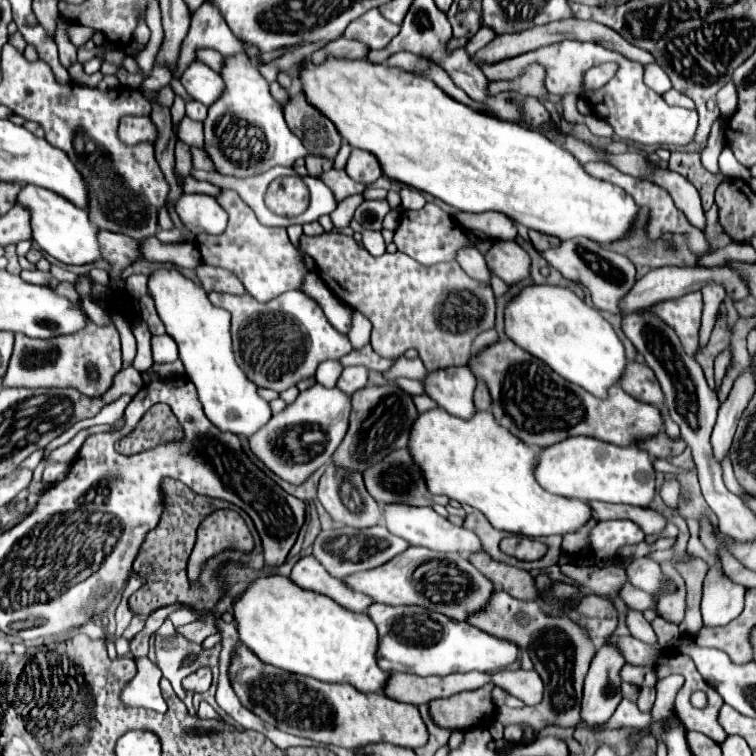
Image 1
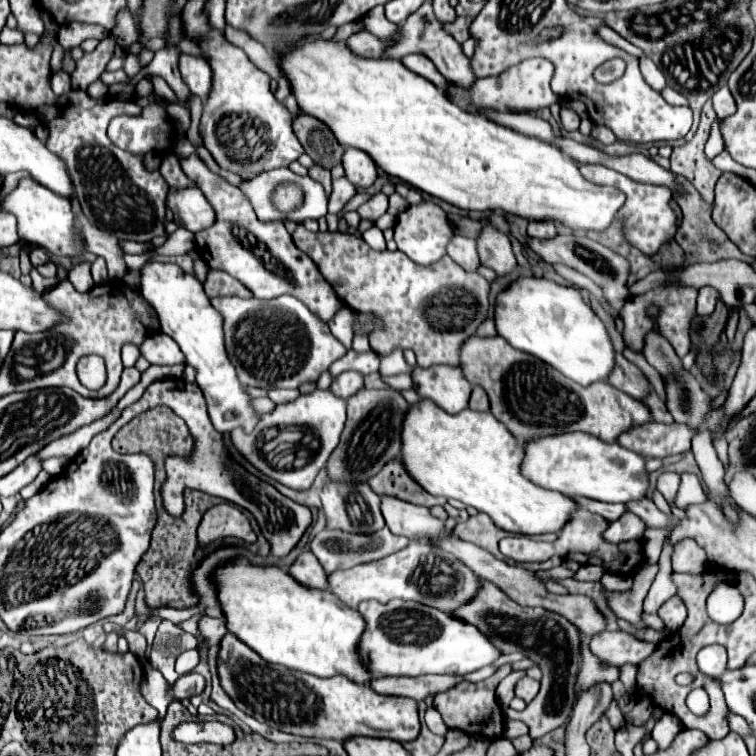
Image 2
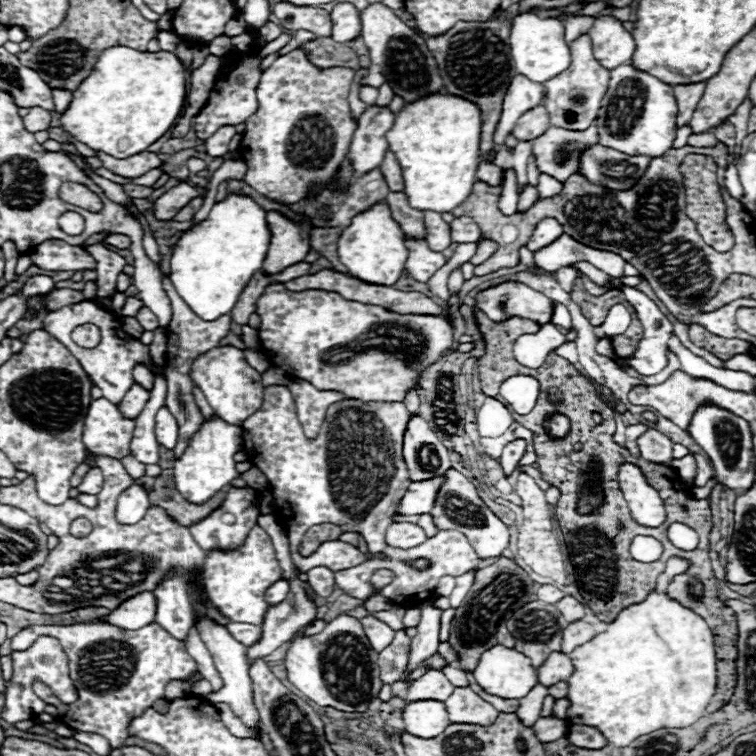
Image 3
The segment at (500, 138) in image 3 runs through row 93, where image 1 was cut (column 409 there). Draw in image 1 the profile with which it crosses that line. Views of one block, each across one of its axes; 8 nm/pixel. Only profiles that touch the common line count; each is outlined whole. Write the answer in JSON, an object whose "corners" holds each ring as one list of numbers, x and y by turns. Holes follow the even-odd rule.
{"corners":[[390,504,384,508,386,528,410,542,412,546,424,546,434,552,458,552,458,554,476,554,480,552,480,538,474,532,468,532,464,526,454,526,450,520,436,514,432,508,416,508,406,504]]}

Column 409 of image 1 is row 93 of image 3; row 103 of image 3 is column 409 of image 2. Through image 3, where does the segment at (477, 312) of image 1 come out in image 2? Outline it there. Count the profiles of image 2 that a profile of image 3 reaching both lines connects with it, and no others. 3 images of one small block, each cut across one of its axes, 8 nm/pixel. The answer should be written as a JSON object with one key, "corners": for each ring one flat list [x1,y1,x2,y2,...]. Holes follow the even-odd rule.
{"corners":[[302,224,292,234,294,244,306,252,338,298,354,312,372,314,382,324,370,334,376,354,388,356,396,348,412,348,420,368,436,364,460,366,460,348,476,334,490,312,490,282,476,272,466,272,444,256,430,266,412,262,400,250,374,252,356,234,308,232]]}

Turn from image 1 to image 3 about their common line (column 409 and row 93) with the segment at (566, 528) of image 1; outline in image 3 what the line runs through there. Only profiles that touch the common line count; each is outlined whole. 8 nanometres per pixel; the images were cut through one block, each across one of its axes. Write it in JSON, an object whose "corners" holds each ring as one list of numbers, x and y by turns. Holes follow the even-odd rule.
{"corners":[[432,94,416,100,414,104,406,104,394,120,392,130,388,130,388,148,398,156,398,164,402,168,404,178,404,194,408,204,416,210,432,210,432,212,452,212,460,206,472,192,476,182,476,168,480,162,480,110,476,104,470,104,464,98,444,94]]}

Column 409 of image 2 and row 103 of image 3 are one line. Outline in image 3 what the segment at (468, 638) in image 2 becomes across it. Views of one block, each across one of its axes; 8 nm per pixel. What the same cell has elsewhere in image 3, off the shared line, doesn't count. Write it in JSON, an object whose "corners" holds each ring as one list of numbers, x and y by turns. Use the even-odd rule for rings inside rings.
{"corners":[[630,64,610,70,610,86,602,98,602,108,596,118,600,132,600,144,616,148,628,156,650,156,658,158,672,148,676,138,676,100,674,88,648,72,636,70]]}

